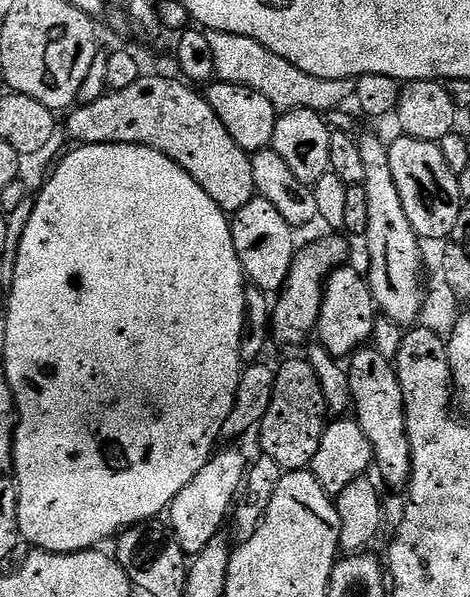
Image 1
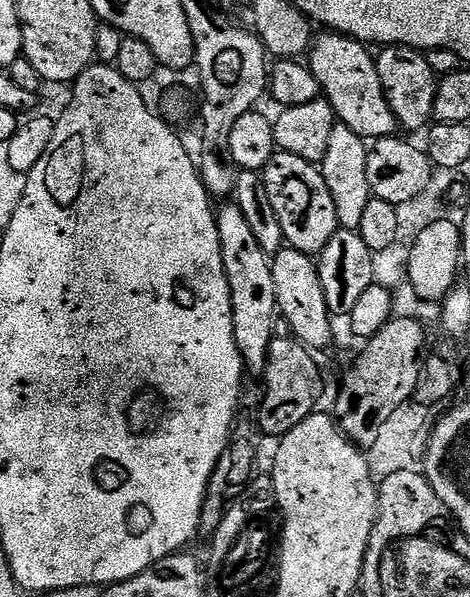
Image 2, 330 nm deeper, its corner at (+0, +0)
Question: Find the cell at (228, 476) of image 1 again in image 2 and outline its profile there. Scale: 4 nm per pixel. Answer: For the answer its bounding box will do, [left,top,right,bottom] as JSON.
[216,202,278,377]

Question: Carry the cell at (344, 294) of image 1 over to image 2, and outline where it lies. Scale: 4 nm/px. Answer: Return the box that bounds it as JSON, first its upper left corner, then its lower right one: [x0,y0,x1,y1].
[262,151,340,258]

